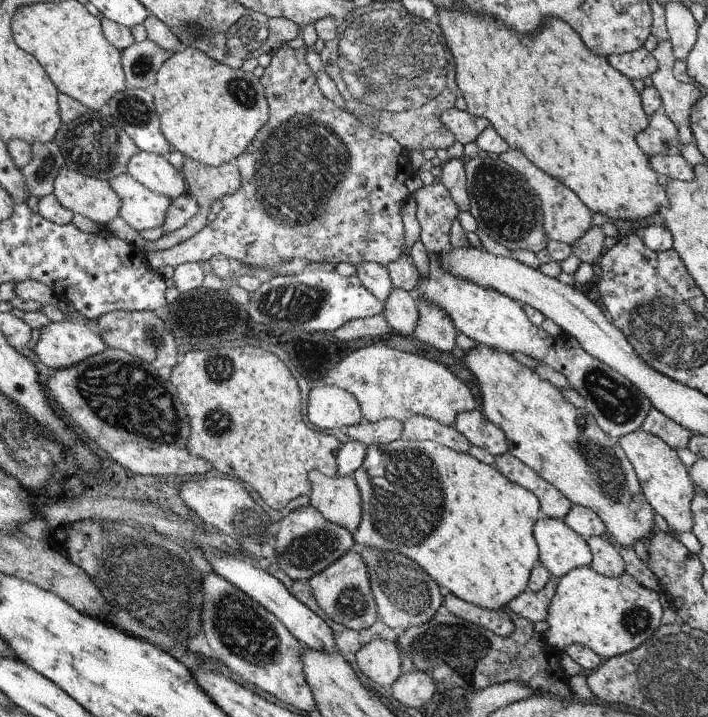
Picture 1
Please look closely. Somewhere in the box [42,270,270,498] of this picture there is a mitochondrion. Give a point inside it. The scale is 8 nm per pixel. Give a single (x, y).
(127, 396)

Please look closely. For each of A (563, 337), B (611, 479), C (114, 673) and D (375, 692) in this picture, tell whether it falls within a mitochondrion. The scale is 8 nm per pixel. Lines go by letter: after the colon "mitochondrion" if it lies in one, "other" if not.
A: other
B: mitochondrion
C: other
D: other

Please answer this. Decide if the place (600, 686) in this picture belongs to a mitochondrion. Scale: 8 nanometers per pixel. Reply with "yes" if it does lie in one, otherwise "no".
no

